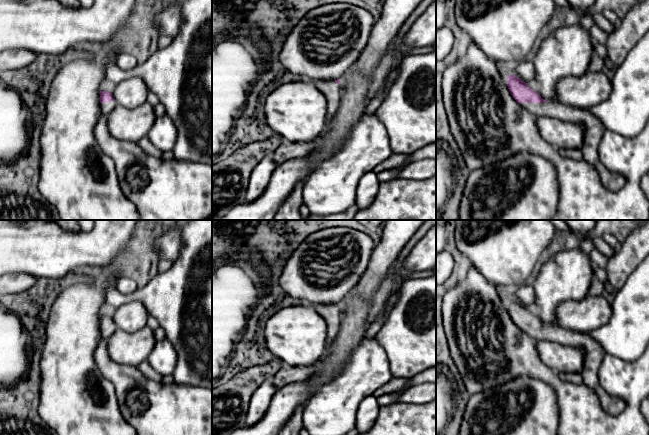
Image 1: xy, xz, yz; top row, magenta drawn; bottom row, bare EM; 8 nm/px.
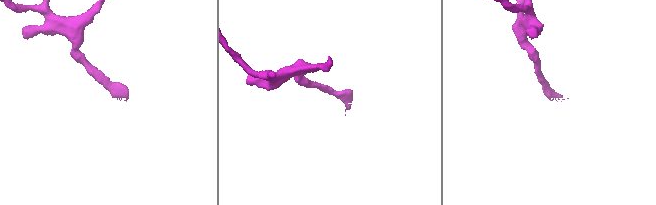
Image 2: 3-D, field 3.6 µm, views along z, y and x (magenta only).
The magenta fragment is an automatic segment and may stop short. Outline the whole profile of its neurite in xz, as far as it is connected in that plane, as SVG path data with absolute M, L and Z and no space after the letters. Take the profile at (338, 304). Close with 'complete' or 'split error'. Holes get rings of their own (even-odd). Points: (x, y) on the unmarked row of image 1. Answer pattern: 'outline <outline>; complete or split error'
outline M340 303L337 304L316 304L314 309L324 318L327 323L327 354L335 341L341 324Z; split error

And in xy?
outline M101 315L100 317L100 335L104 339L108 339L117 330L112 317Z; split error

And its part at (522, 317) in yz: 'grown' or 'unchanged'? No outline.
grown

